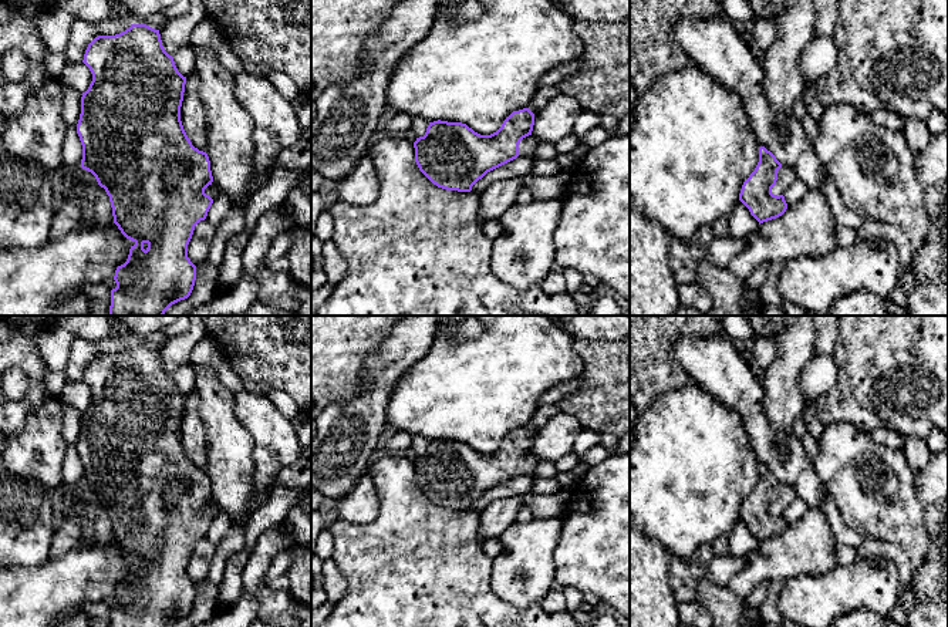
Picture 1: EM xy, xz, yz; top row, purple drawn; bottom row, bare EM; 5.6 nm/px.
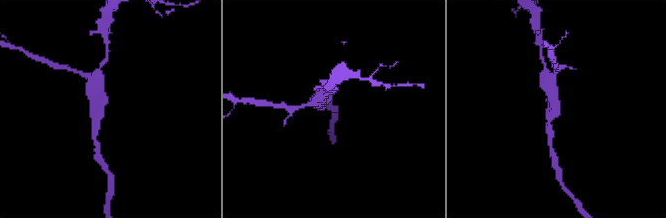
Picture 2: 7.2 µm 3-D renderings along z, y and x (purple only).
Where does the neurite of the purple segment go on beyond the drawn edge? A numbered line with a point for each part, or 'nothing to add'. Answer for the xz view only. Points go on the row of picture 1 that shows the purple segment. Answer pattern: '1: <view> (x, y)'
1: xz (528, 145)

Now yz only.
1: yz (785, 175)

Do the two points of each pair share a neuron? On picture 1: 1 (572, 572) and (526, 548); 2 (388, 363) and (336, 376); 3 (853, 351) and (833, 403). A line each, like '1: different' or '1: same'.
1: different
2: different
3: same

